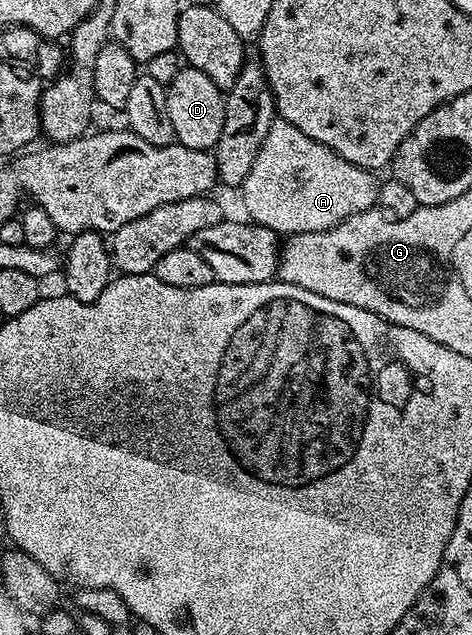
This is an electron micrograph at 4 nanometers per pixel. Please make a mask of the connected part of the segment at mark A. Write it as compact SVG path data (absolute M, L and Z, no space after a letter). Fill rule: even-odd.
M276 119L270 126L254 167L242 185L244 208L255 223L285 237L336 228L346 218L377 207L381 181L375 171L346 162L334 150L314 142L298 126Z

